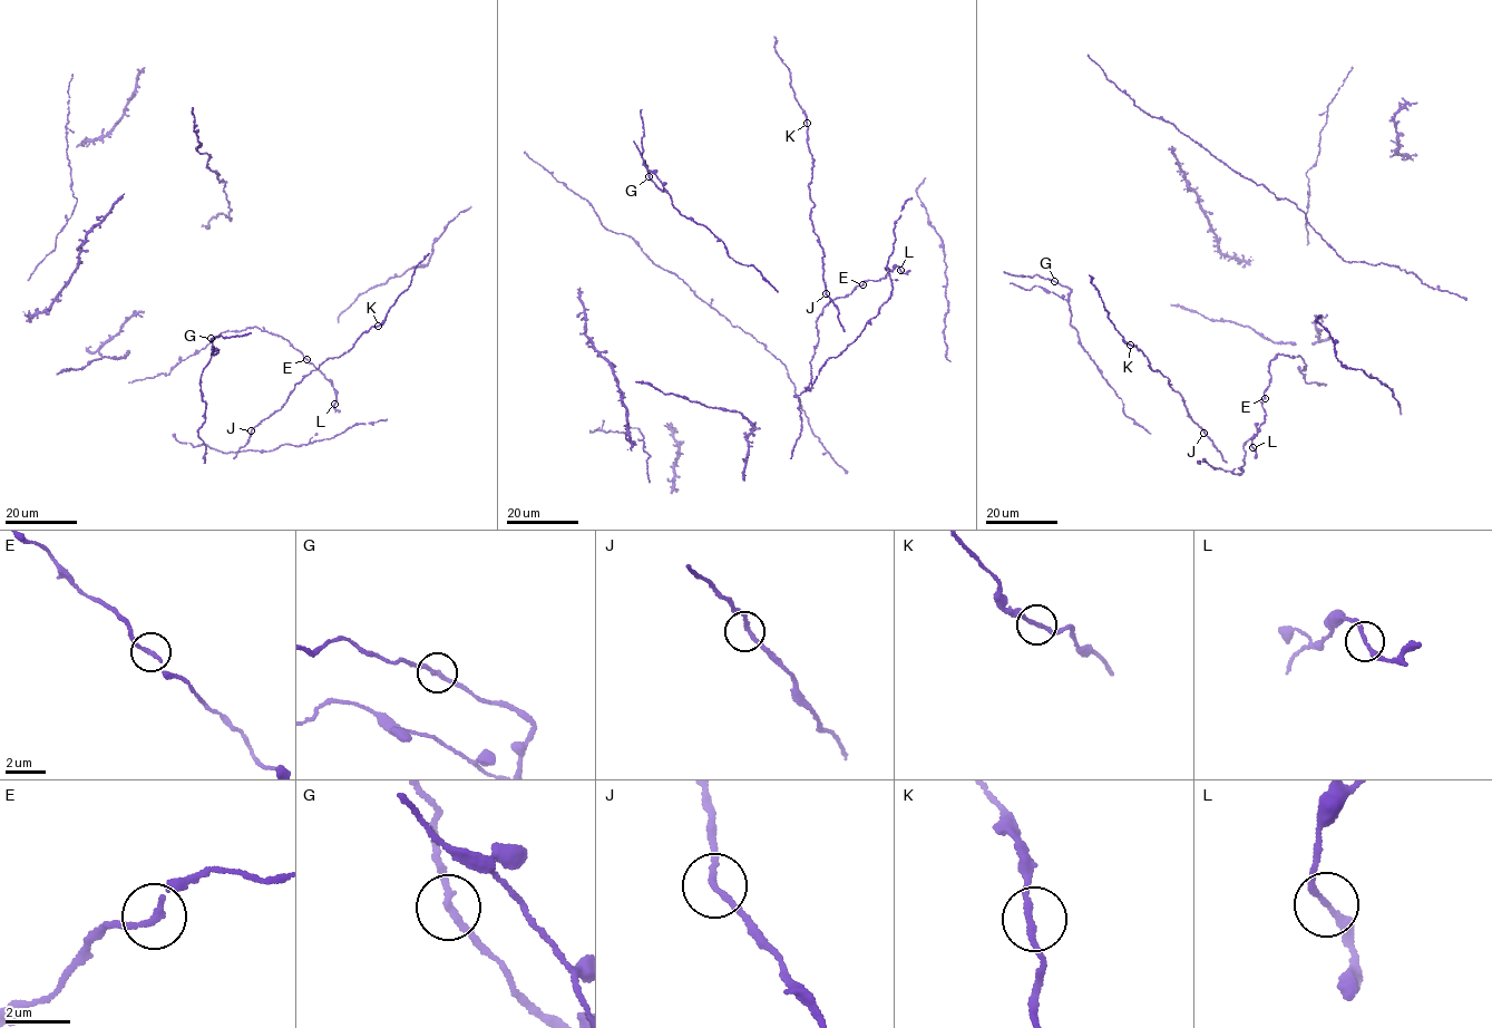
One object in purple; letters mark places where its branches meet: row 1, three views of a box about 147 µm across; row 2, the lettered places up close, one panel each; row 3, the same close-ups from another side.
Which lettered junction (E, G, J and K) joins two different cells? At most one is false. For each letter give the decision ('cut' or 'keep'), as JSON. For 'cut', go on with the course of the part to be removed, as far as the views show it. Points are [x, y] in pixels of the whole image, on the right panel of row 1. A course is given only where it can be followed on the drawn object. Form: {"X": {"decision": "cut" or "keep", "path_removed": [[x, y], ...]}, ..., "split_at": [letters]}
{"E": {"decision": "keep"}, "G": {"decision": "keep"}, "J": {"decision": "keep"}, "K": {"decision": "keep"}, "split_at": []}

